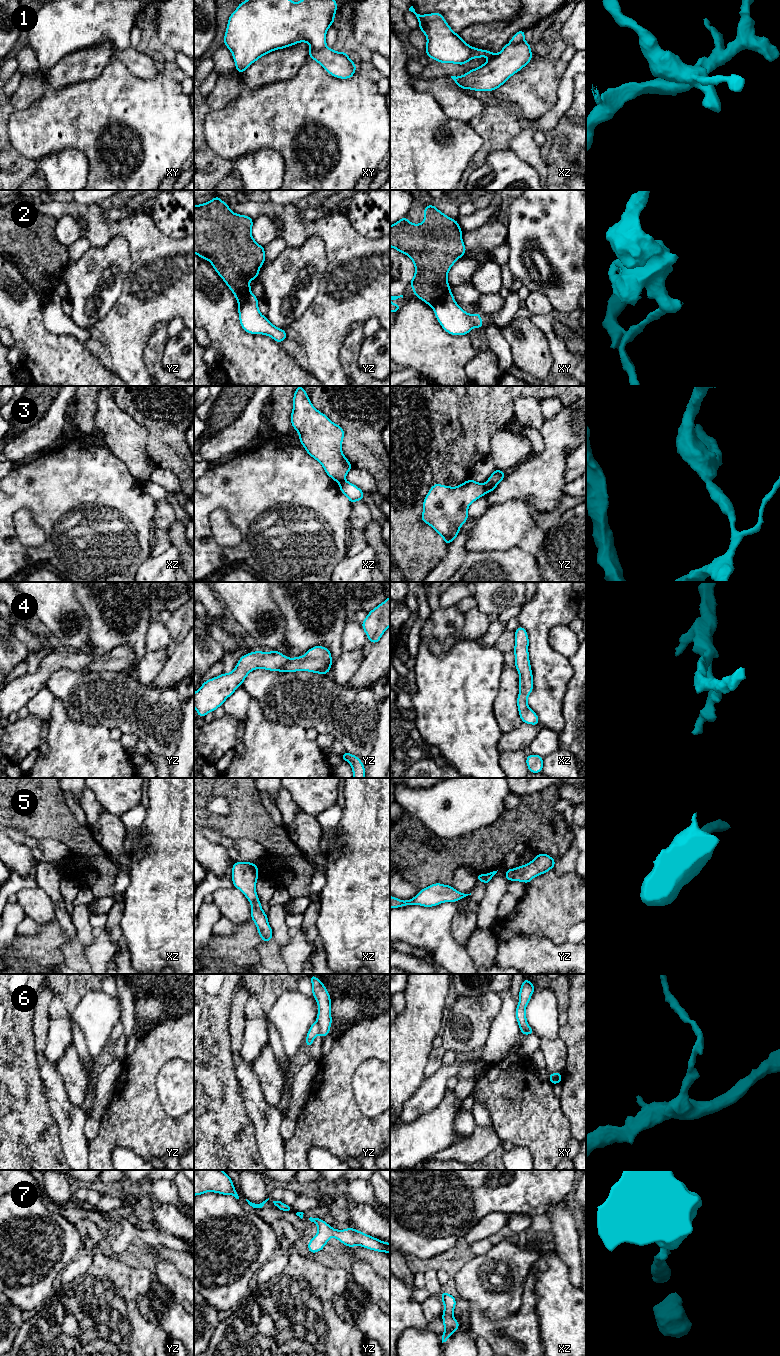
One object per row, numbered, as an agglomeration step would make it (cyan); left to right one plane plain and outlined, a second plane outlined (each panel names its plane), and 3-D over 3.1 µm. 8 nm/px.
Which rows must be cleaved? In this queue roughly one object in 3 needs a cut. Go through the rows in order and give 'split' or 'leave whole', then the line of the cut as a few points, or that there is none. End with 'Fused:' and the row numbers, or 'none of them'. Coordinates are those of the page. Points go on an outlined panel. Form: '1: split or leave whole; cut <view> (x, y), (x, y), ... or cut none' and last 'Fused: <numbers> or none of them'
1: split; cut xy (311, 45), (316, 49), (321, 49), (325, 46)
2: split; cut xy (450, 291), (433, 307)
3: split; cut yz (484, 484), (486, 492)
4: leave whole; cut none
5: leave whole; cut none
6: split; cut yz (315, 1022), (319, 1026), (320, 1033)
7: leave whole; cut none
Fused: 1, 2, 3, 6

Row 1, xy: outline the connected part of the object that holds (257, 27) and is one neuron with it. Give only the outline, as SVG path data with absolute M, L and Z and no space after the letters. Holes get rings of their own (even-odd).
M246 0L239 3L236 10L228 18L228 25L224 36L224 45L229 48L233 55L236 65L236 71L243 73L252 63L257 61L260 57L277 49L284 49L288 46L293 46L299 42L306 42L314 49L319 50L326 46L326 33L329 27L334 23L335 13L337 11L336 0L301 0L300 2L293 2L292 0Z

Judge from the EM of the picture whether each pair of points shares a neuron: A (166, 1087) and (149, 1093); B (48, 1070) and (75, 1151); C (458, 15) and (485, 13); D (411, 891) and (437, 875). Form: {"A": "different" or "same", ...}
{"A": "different", "B": "same", "C": "same", "D": "different"}

